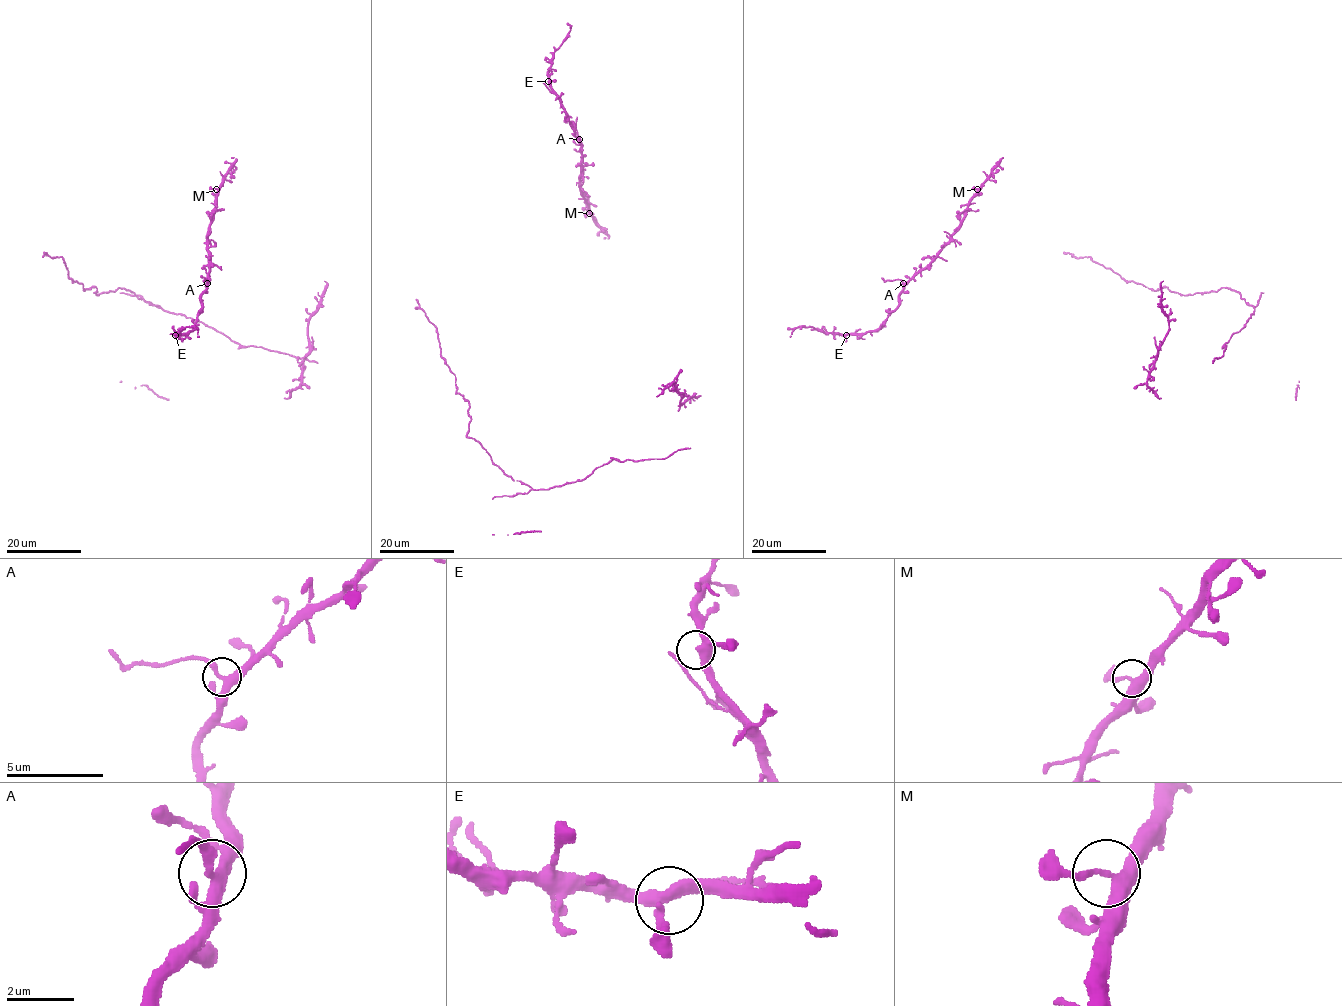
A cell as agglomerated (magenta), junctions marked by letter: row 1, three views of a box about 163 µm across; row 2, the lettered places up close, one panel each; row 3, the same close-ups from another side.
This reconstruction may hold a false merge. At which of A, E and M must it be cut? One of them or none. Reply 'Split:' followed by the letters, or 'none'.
Split: A

